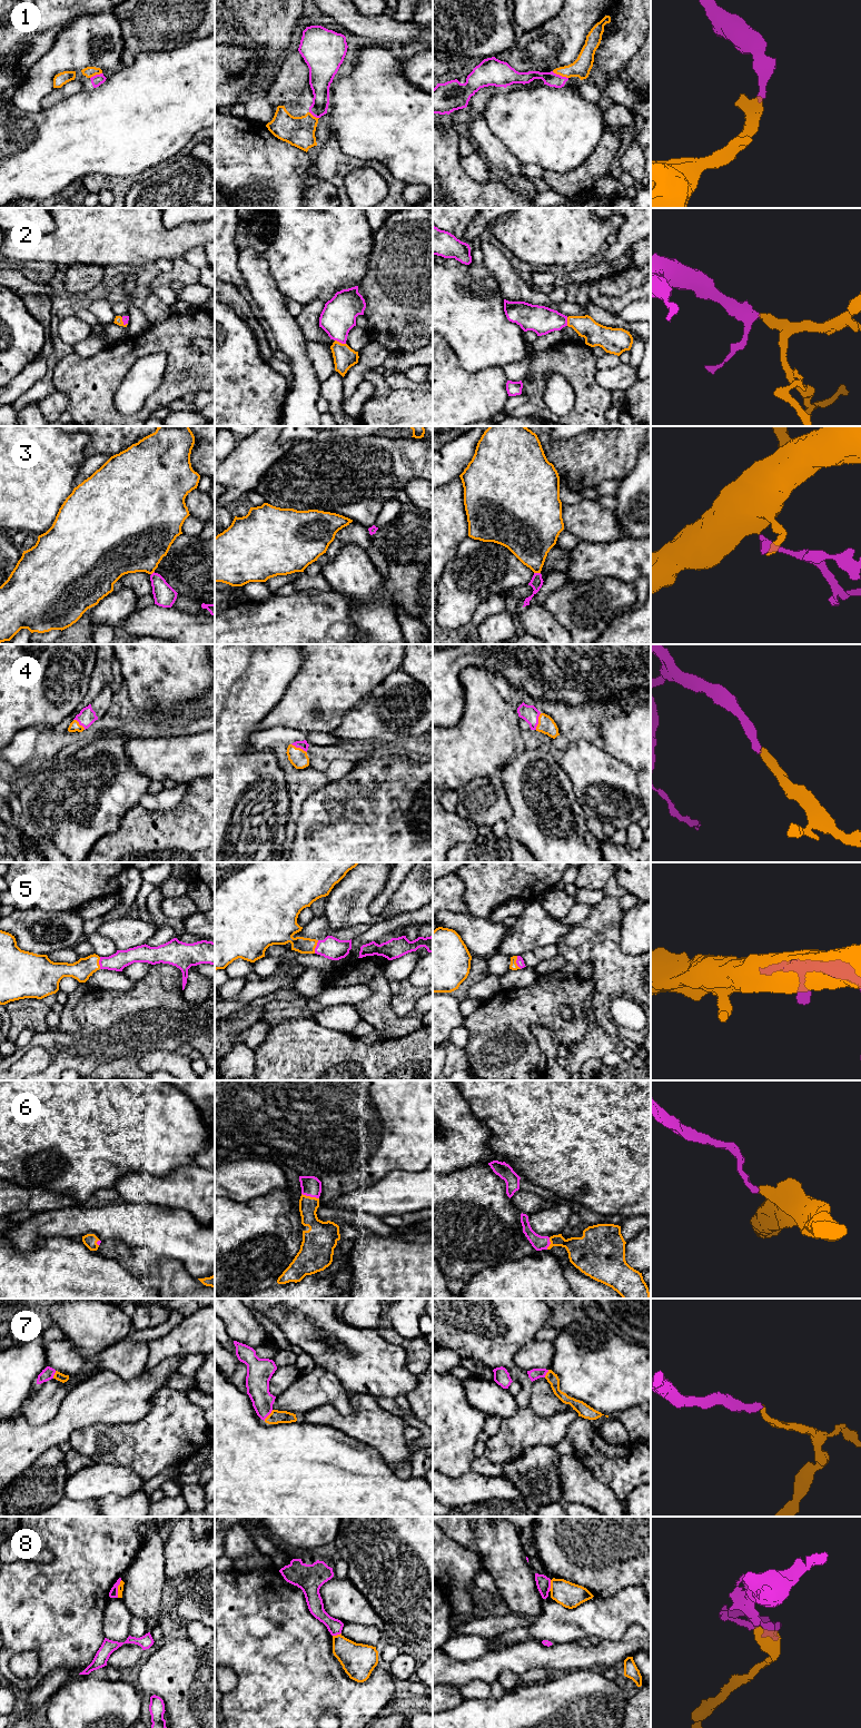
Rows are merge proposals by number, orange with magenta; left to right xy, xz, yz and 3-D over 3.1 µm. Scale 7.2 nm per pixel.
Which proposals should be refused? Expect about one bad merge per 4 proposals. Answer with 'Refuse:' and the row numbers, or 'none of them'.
Refuse: 1, 8

